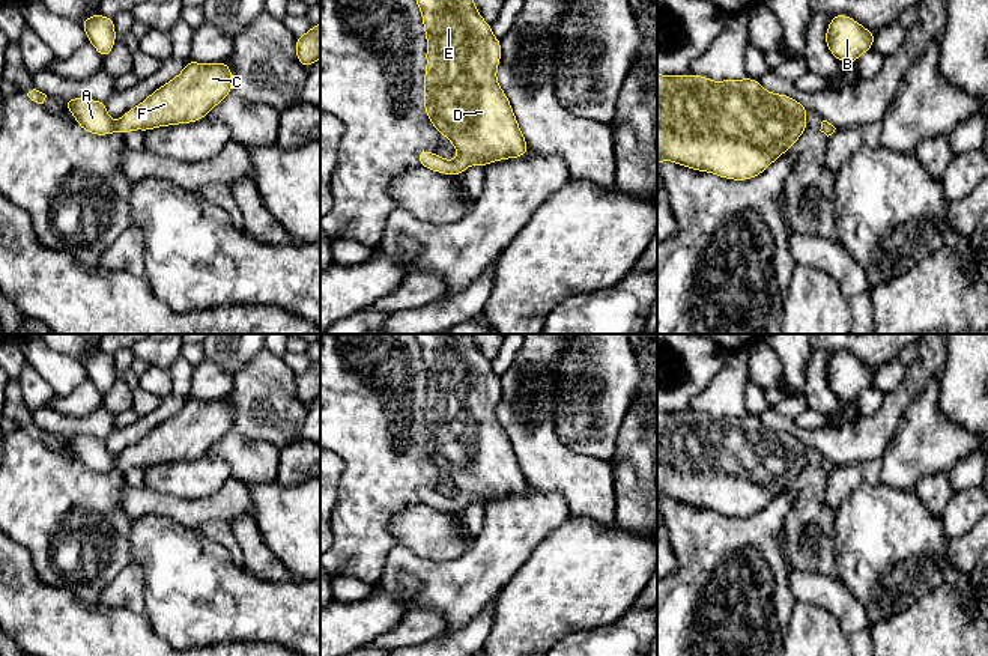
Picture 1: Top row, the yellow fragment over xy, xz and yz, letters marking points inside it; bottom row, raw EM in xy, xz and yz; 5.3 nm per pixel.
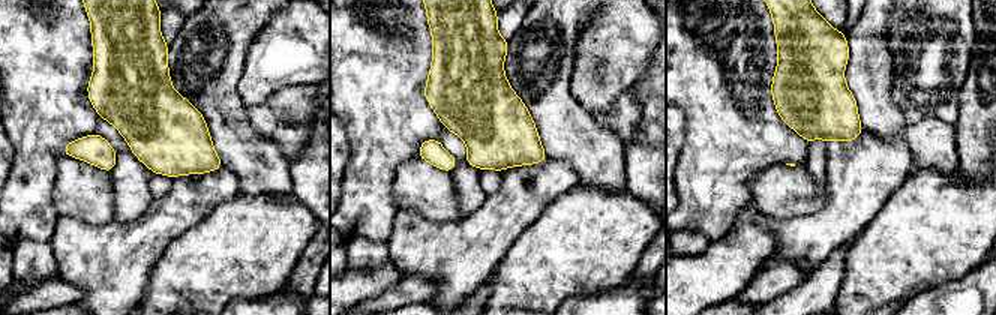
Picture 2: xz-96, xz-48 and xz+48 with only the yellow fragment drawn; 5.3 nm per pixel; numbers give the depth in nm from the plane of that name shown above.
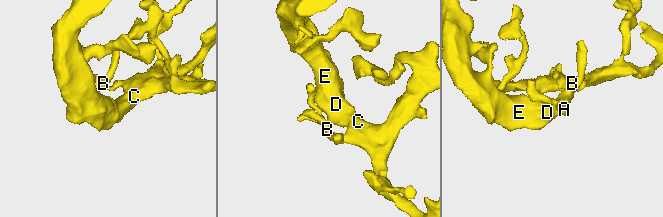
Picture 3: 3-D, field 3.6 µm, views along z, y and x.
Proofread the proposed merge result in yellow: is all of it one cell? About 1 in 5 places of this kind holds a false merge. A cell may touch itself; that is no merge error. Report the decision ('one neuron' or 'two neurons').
one neuron

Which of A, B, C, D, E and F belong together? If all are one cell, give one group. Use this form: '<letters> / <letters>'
A B C D E F

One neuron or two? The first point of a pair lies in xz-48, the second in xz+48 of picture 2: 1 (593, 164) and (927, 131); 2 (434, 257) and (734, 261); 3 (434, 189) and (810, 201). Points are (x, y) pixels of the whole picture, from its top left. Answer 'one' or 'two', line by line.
1: one
2: two
3: one

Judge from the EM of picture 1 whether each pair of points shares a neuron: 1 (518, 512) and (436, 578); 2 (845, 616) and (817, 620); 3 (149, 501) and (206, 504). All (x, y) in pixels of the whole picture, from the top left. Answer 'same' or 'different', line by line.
1: same
2: different
3: same

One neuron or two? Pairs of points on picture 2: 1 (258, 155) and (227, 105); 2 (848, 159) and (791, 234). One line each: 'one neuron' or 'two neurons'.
1: one neuron
2: one neuron

